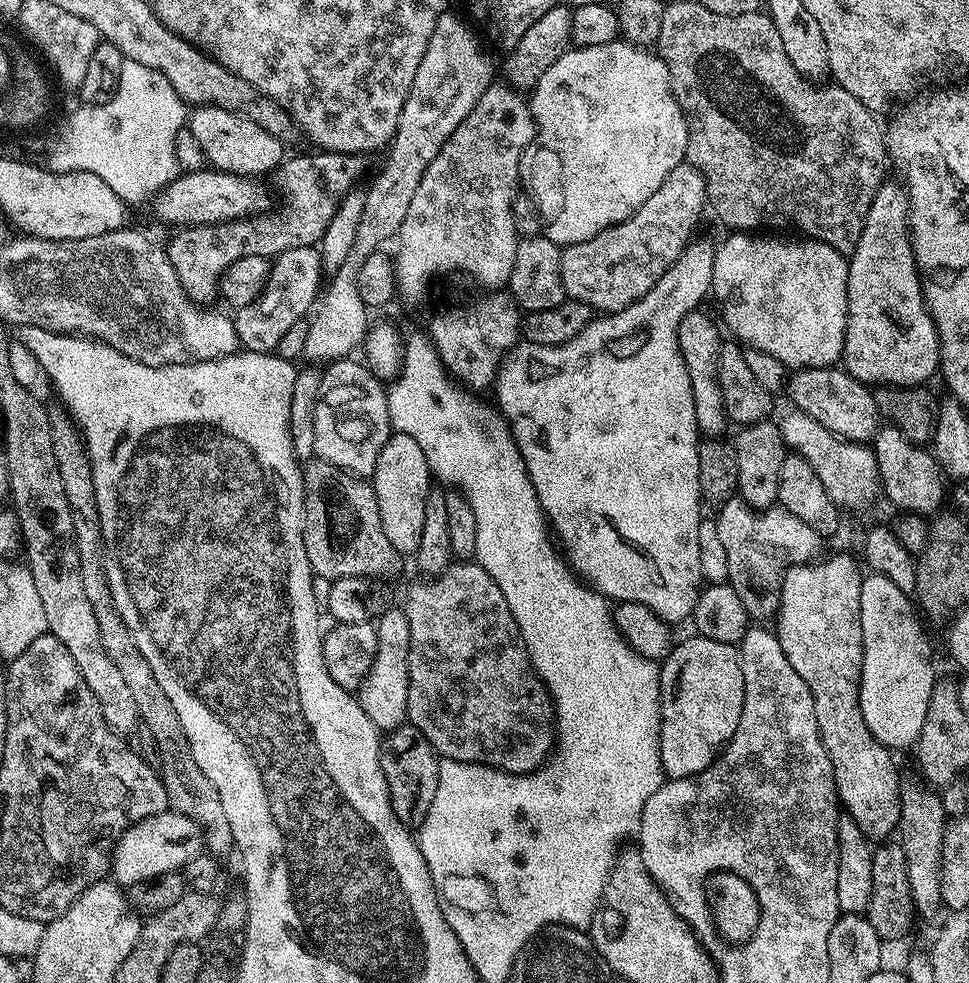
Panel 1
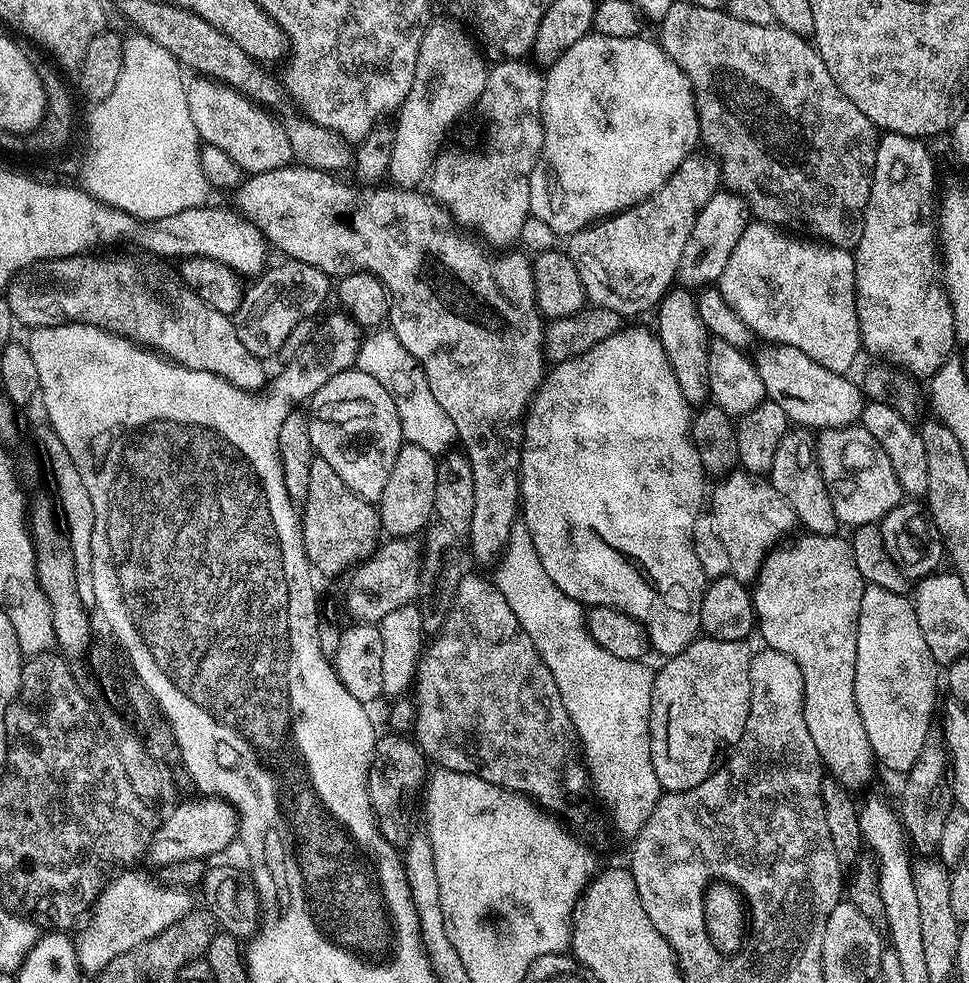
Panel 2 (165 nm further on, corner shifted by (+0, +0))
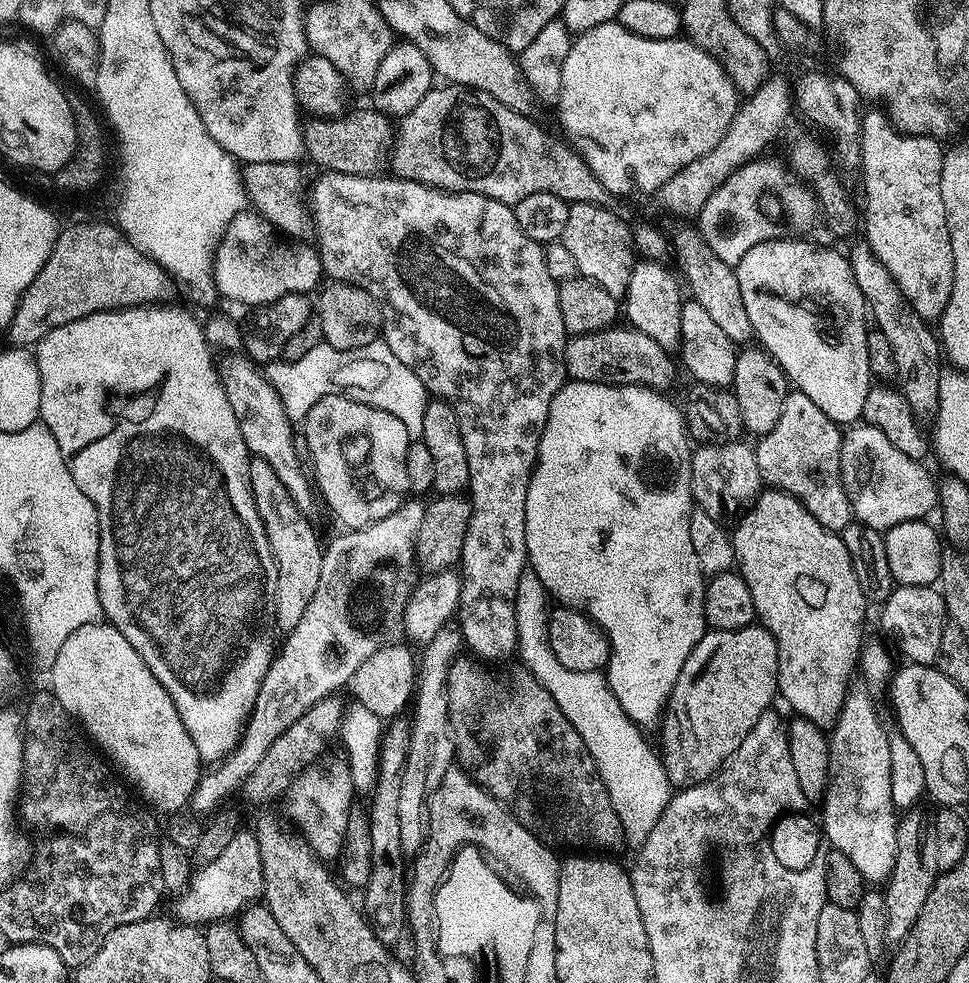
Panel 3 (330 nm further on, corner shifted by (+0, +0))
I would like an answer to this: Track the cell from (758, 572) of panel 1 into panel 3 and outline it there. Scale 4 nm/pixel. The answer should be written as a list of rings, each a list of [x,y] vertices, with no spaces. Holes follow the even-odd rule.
[[[744,442],[704,444],[692,454],[692,499],[699,511],[719,517],[720,512],[738,512],[752,508],[762,491],[758,458]]]

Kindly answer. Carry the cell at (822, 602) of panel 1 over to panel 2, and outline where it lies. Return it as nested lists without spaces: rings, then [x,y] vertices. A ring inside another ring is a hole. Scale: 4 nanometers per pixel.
[[[803,535],[793,544],[781,543],[764,557],[751,589],[758,636],[760,632],[767,647],[798,662],[804,683],[806,727],[810,729],[810,738],[818,750],[820,760],[838,782],[842,782],[850,790],[857,790],[871,774],[872,764],[874,765],[870,738],[866,738],[866,726],[862,726],[862,714],[858,714],[858,702],[854,698],[858,614],[866,585],[862,574],[858,574],[851,543],[845,537],[843,540],[843,535]]]

